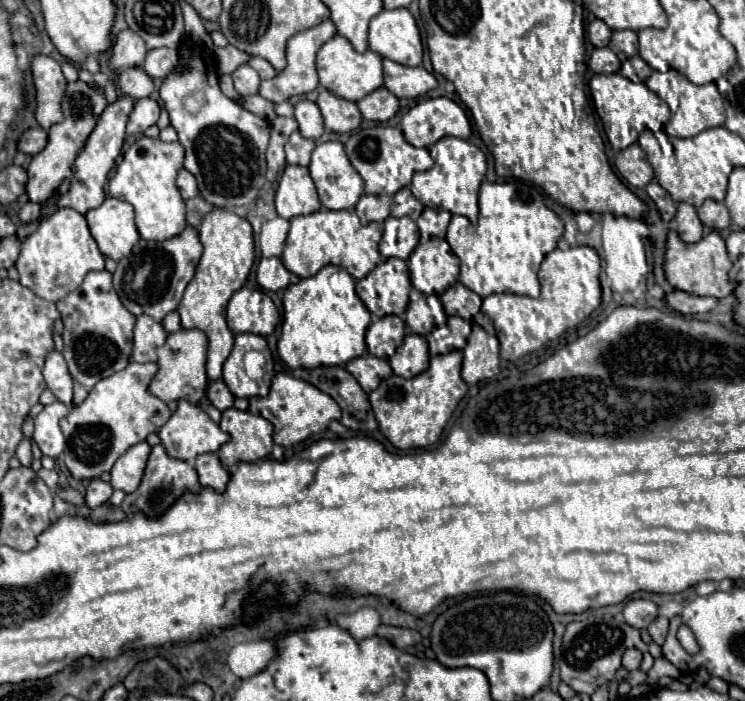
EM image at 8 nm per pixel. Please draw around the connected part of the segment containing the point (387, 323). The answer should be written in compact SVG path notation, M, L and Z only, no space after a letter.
M387 315L369 325L365 341L371 355L389 359L405 337L405 323L397 315Z

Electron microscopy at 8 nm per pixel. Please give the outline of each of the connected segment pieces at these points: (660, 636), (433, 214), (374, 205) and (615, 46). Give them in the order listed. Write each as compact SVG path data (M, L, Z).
M659 615L659 617L647 627L647 633L653 637L653 641L655 641L657 645L663 645L663 639L667 637L667 629L669 629L669 619Z
M425 209L423 215L417 219L417 227L421 231L421 237L423 239L429 239L429 237L445 237L449 219L451 219L451 213L447 213L447 211Z
M363 195L355 207L362 225L371 221L385 221L391 213L389 195Z
M613 31L611 49L616 51L621 62L637 55L637 33L635 31Z

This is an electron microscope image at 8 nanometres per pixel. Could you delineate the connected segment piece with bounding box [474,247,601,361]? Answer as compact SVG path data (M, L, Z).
M569 247L565 251L551 251L541 263L541 295L537 299L523 295L489 295L483 299L483 307L474 317L474 323L499 339L501 359L517 361L547 341L559 337L567 329L579 325L601 303L599 285L599 255L591 247Z

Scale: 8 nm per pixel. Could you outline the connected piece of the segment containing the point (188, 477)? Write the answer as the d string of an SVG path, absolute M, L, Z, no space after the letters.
M155 445L151 455L149 455L149 461L147 461L147 469L145 469L145 475L141 479L141 485L125 495L123 503L121 503L121 509L125 513L145 513L147 519L159 519L159 515L163 515L163 511L167 511L167 507L171 507L171 503L175 503L175 499L179 495L183 495L183 491L195 491L199 493L201 491L201 485L197 481L197 471L185 463L185 461L179 461L179 459L171 459L163 445Z

